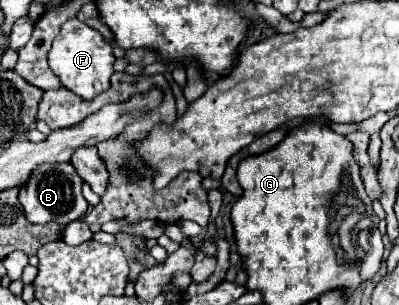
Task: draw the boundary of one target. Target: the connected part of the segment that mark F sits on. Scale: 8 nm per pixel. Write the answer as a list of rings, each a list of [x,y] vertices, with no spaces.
[[[77,18],[67,20],[61,26],[61,32],[53,40],[49,52],[49,66],[59,76],[61,84],[85,100],[91,100],[97,94],[109,90],[109,80],[115,72],[113,64],[115,64],[113,46],[95,28],[79,22]]]

